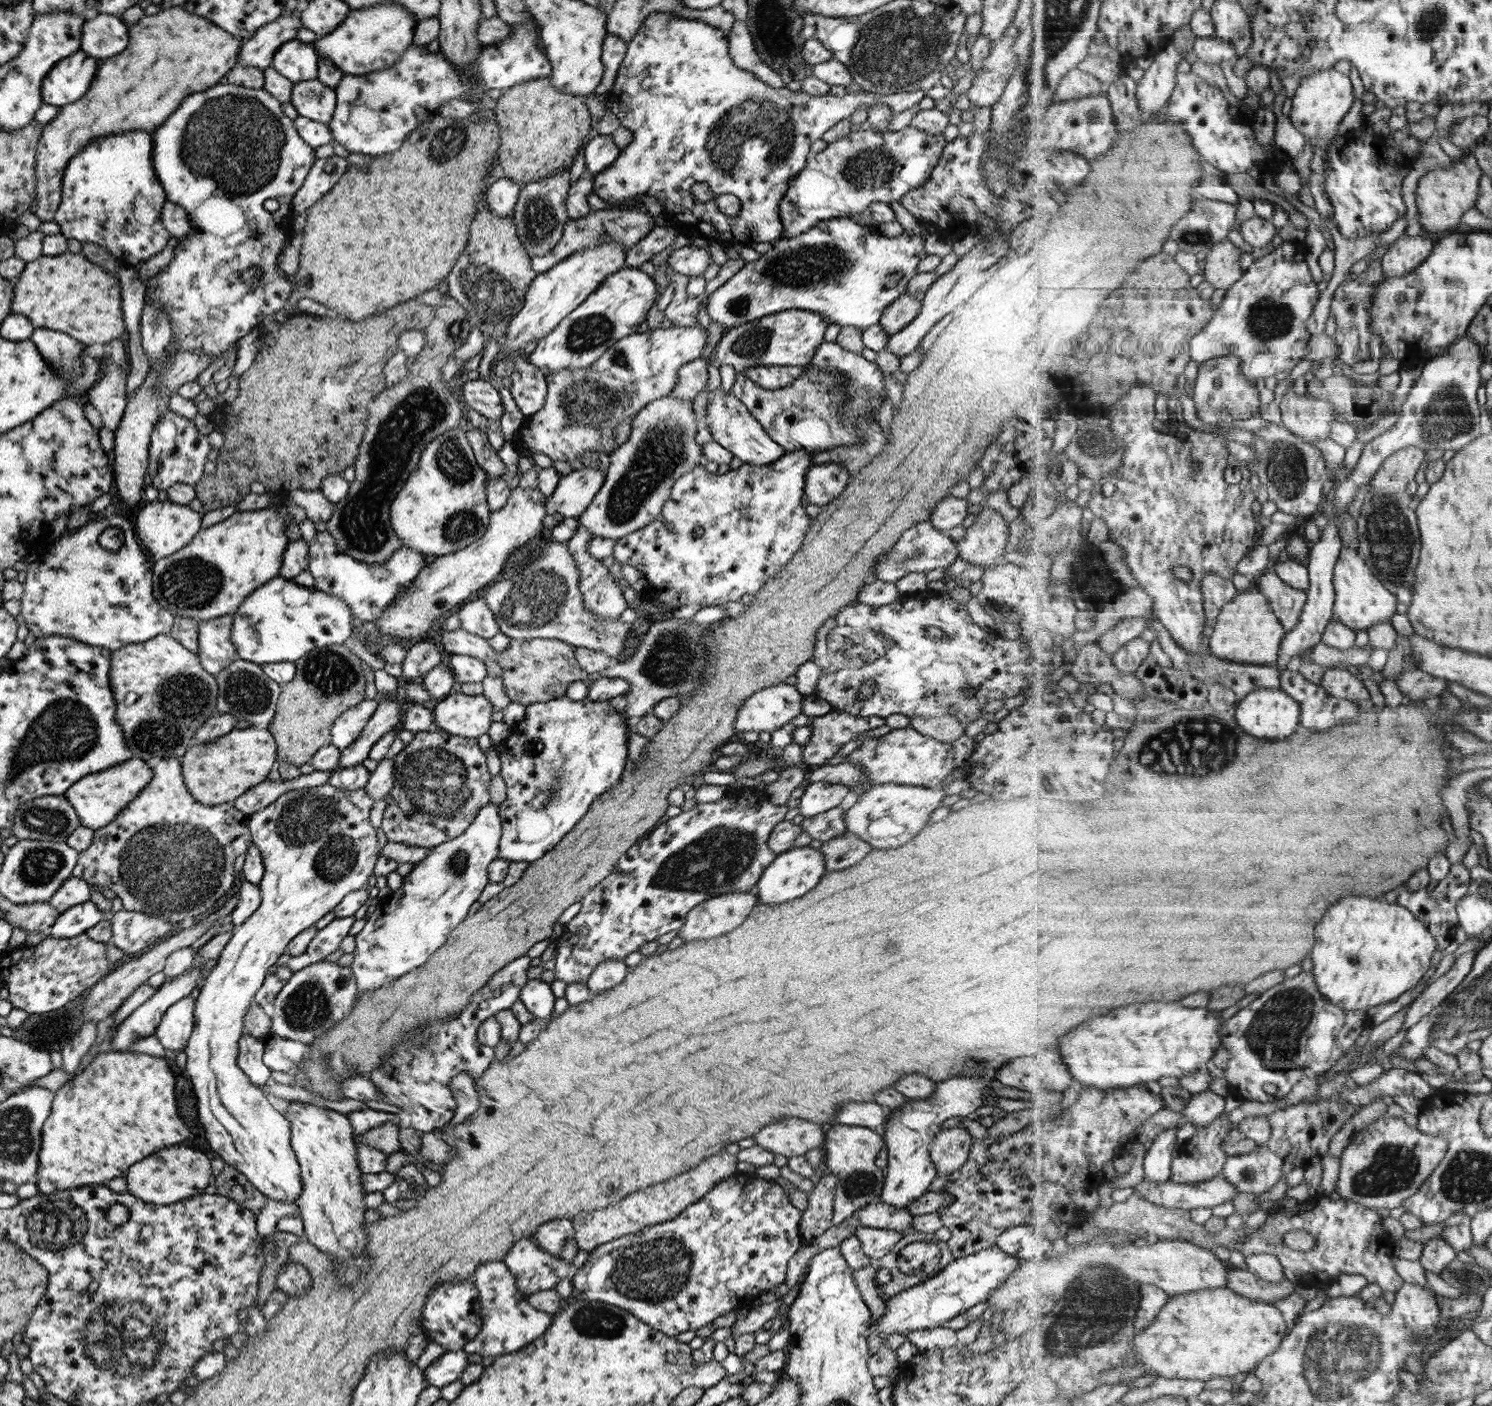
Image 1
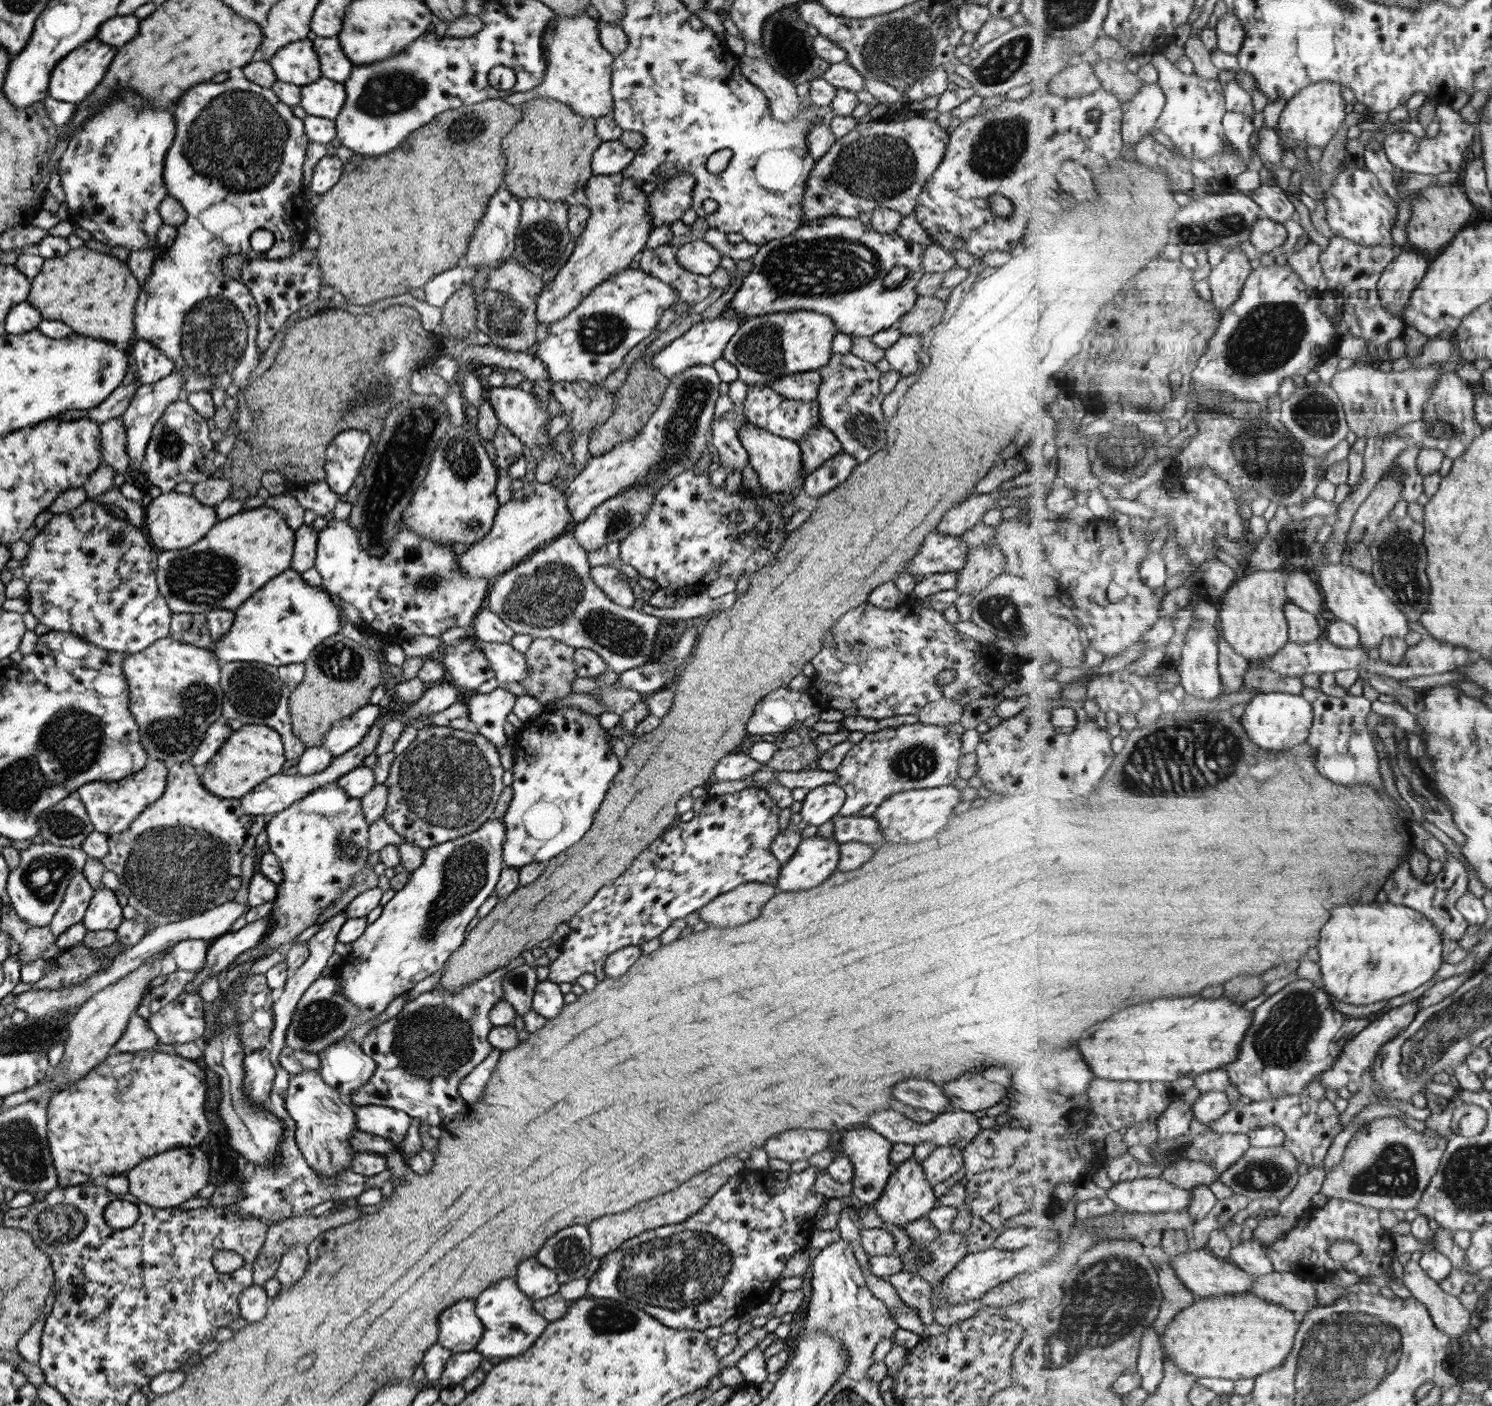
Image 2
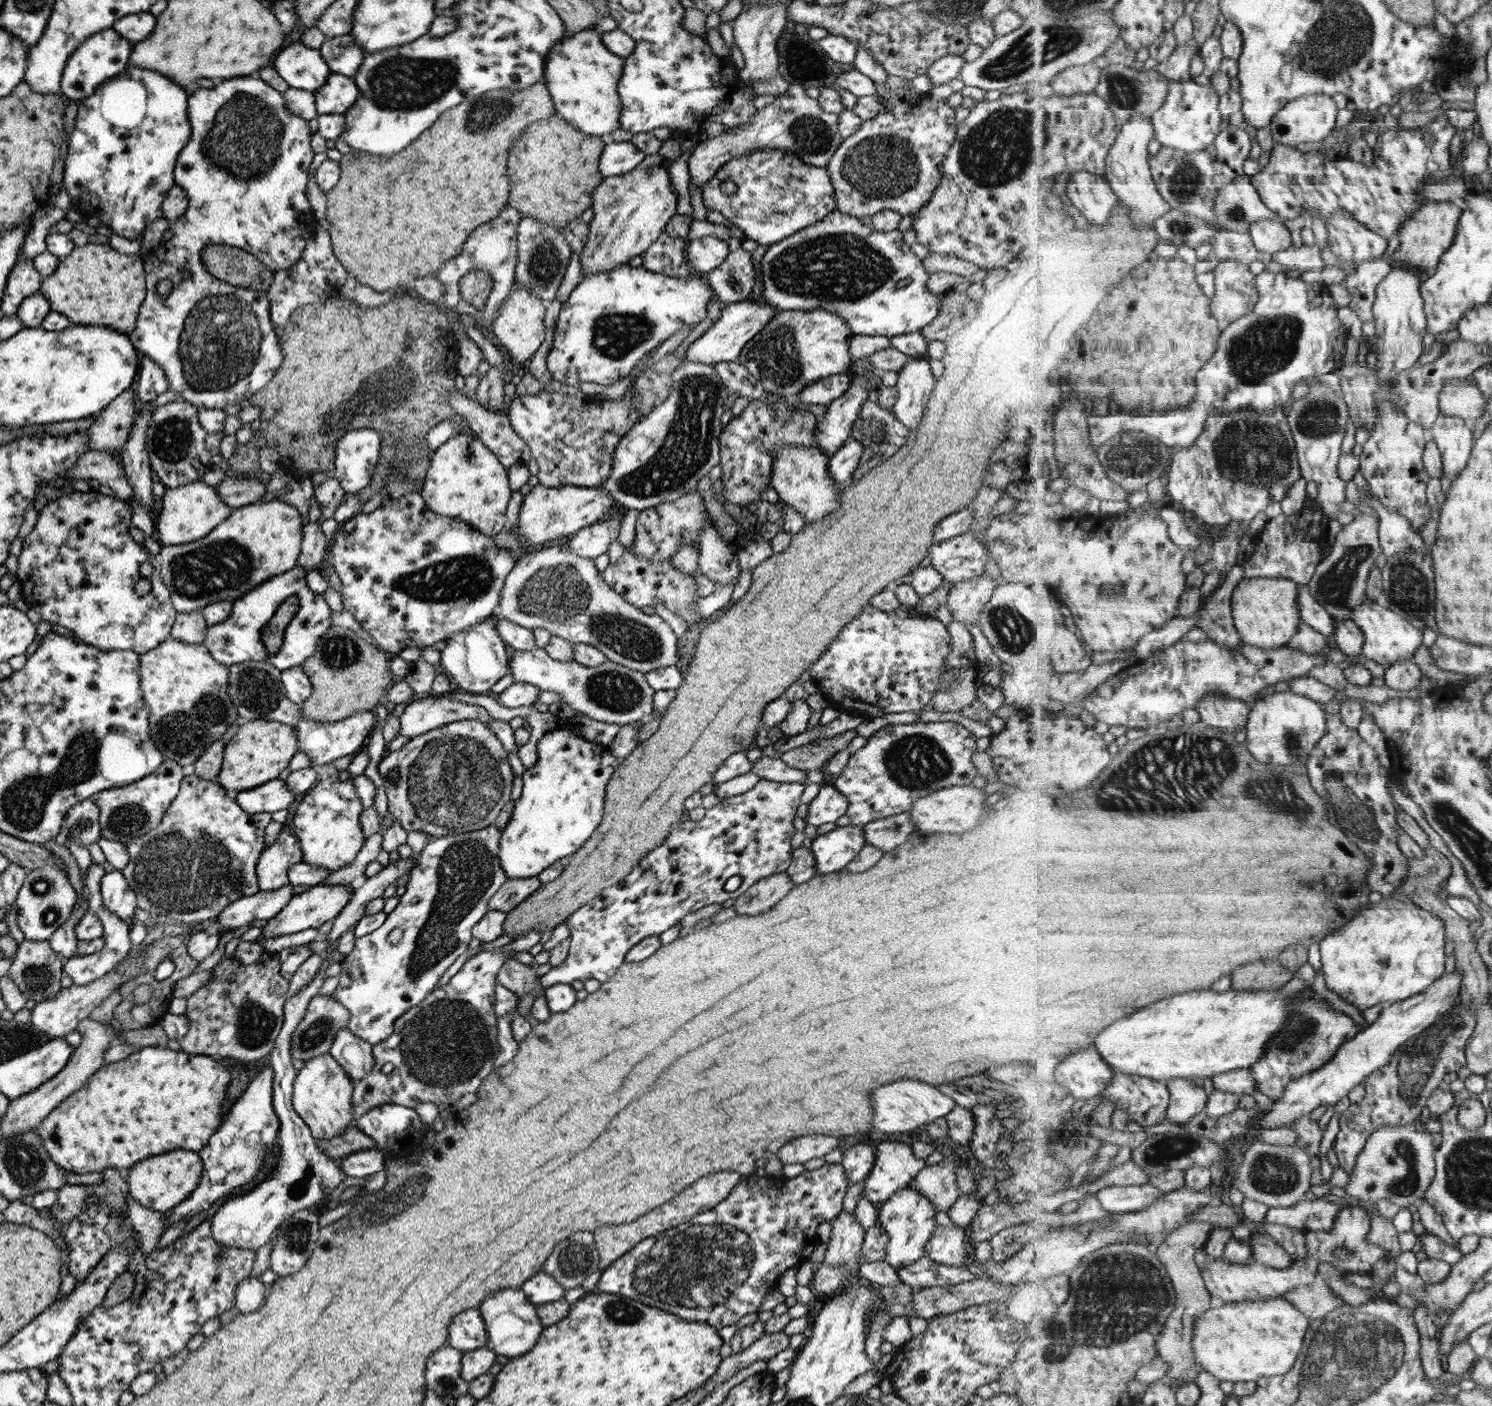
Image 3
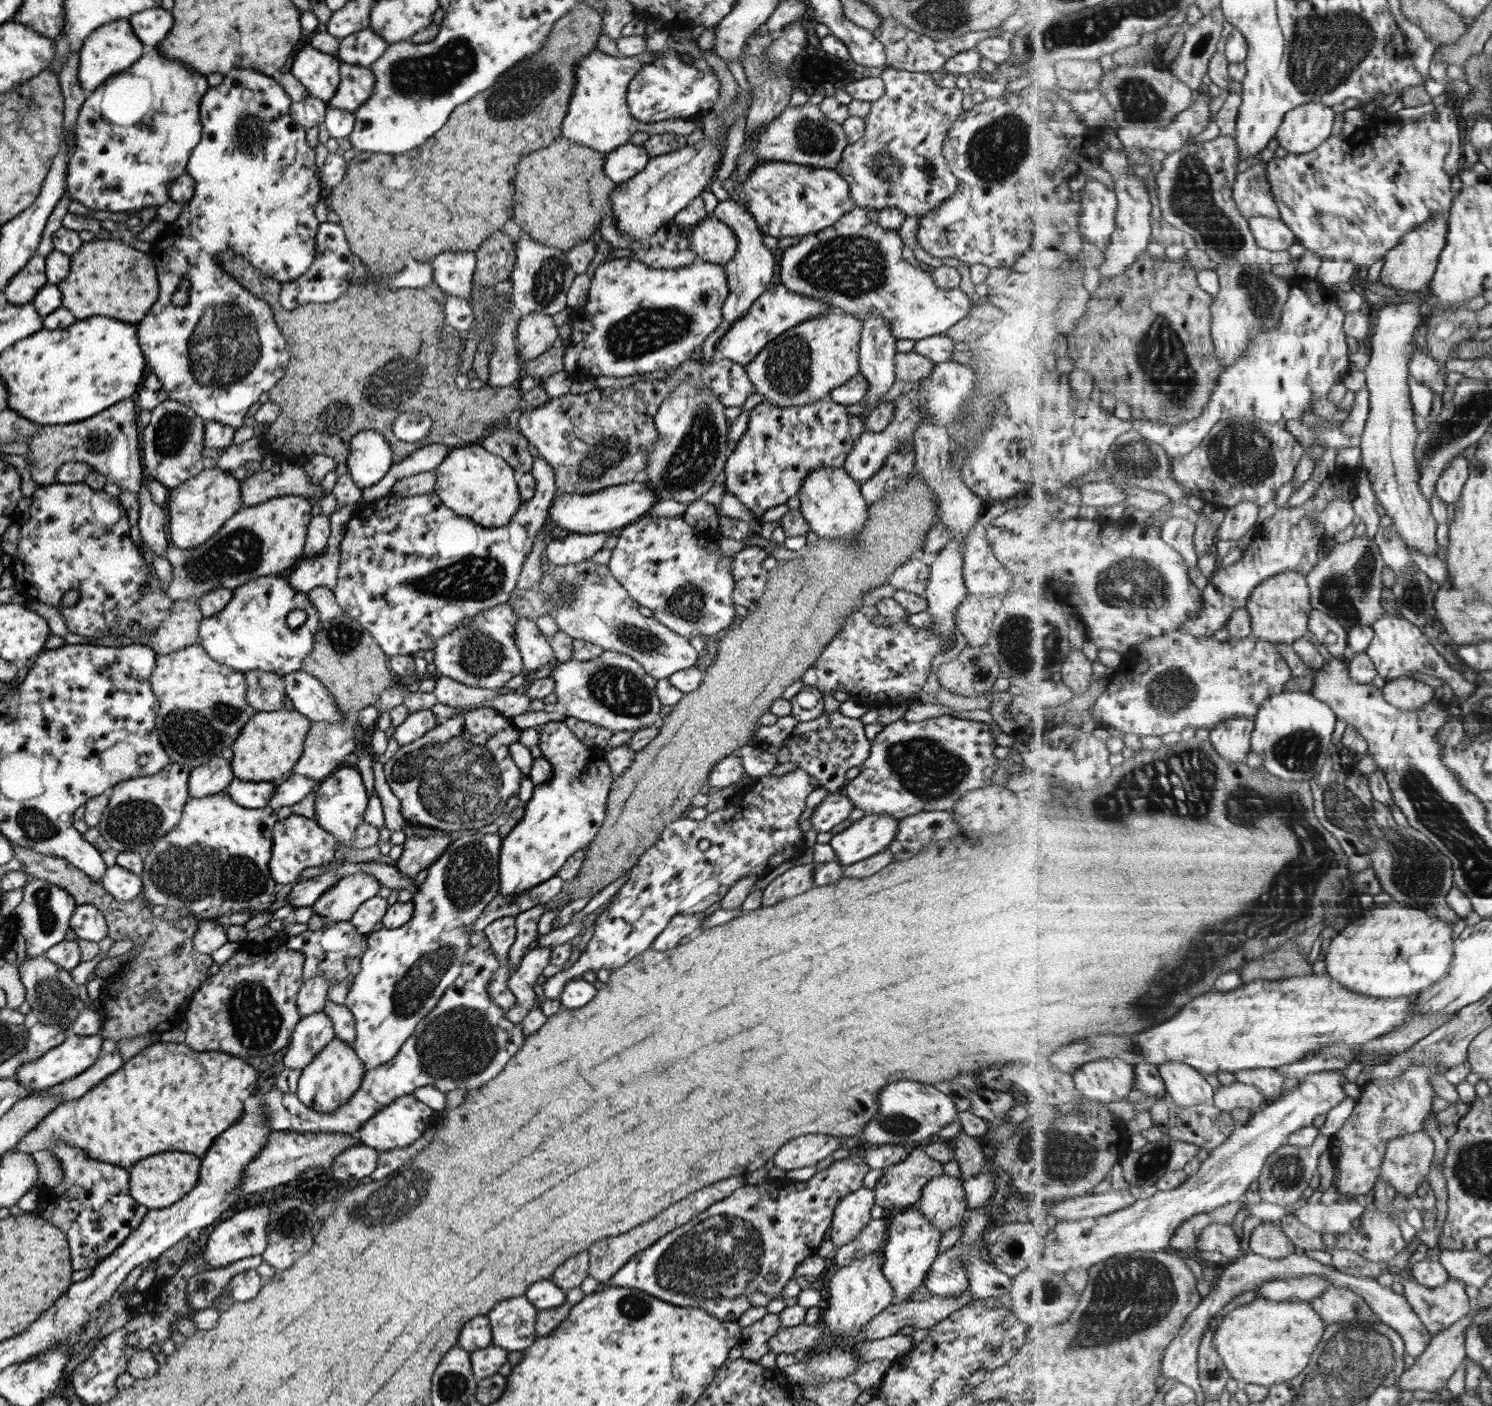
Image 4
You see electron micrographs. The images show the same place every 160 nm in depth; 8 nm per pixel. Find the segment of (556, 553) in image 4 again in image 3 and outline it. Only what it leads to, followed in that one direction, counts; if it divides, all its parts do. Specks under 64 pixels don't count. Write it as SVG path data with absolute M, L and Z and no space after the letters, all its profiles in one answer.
M623 512L610 514L603 520L580 528L579 531L572 534L569 542L565 545L577 556L593 561L597 556L605 554L607 548L609 548L609 544L615 540L624 517Z

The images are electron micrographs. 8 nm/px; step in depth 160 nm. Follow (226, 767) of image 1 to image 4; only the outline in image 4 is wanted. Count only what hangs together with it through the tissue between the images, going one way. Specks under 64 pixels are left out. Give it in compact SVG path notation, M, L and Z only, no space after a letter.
M281 708L273 712L255 712L241 727L230 746L232 777L241 781L272 782L279 779L297 763L309 727L310 720L294 709L287 711Z

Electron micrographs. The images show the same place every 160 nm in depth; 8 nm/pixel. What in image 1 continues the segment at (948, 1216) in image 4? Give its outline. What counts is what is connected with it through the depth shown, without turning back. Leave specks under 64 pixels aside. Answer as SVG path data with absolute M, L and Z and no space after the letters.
M963 1128L941 1129L929 1144L927 1154L937 1176L952 1174L963 1165L973 1140Z

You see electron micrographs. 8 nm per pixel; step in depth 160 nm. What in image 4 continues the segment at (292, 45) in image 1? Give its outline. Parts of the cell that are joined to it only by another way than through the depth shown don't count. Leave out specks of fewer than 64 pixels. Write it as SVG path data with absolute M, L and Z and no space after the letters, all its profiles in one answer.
M306 45L292 54L291 73L309 95L326 102L339 84L338 66L335 56L323 53L311 45Z

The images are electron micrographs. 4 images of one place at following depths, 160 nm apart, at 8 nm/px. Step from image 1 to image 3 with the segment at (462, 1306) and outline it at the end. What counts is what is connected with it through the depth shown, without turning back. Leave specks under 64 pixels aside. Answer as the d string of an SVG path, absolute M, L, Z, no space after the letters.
M478 1309L463 1310L453 1316L447 1330L447 1344L464 1352L481 1348L486 1343L486 1330Z

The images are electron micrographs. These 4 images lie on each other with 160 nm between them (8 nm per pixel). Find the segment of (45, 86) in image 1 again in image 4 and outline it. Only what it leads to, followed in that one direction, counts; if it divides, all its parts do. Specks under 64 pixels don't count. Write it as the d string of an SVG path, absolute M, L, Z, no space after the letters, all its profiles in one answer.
M127 18L102 24L85 37L78 50L76 80L79 86L90 93L105 79L129 68L141 56L143 48L140 40L133 34L132 26Z

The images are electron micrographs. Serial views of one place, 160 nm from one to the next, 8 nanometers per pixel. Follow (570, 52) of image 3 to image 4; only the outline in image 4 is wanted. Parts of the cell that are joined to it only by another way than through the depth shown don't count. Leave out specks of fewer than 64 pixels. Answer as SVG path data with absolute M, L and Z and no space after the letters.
M598 49L590 50L574 64L574 82L572 93L567 103L565 116L560 122L560 132L571 142L581 147L601 153L604 157L607 153L615 151L622 144L629 143L631 134L637 131L645 131L649 135L674 133L682 137L690 134L695 128L703 130L703 123L698 119L661 120L643 124L637 122L630 114L626 105L626 92L629 80L641 68L642 64L652 60L647 56L647 50L632 57L610 56Z

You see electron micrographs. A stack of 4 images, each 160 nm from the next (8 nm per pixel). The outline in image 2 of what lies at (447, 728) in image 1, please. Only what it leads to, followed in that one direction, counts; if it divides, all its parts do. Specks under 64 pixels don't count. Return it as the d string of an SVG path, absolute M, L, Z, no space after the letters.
M496 688L488 694L475 693L463 702L467 705L470 721L474 724L472 732L484 735L495 747L508 744L509 738L505 736L502 723L507 714L511 713L517 695Z

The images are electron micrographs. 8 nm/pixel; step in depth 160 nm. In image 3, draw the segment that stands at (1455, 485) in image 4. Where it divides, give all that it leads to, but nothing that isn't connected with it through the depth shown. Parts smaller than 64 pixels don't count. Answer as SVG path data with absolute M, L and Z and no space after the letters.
M1440 413L1427 430L1429 438L1442 452L1444 476L1453 482L1468 467L1476 437L1471 430L1473 422L1460 416Z

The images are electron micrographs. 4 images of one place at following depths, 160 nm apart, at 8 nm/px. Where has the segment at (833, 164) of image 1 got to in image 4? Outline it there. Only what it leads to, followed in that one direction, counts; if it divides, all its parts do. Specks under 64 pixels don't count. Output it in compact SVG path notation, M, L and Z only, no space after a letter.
M887 67L884 71L880 72L880 79L884 84L883 94L870 103L870 109L868 113L864 116L864 131L861 135L861 138L858 138L855 142L847 143L845 150L841 152L841 160L839 164L833 169L841 179L847 182L849 185L849 195L851 195L851 201L855 203L855 206L859 208L875 209L880 211L885 207L897 207L901 212L903 212L907 217L919 217L929 212L932 208L935 208L937 205L941 204L953 196L953 192L957 190L957 179L951 175L949 169L947 169L945 160L941 154L941 146L946 137L946 131L949 130L951 124L954 120L957 120L957 117L962 113L961 110L961 90L957 87L953 88L942 88L933 83L930 73L924 72L907 72L899 69L894 69Z

